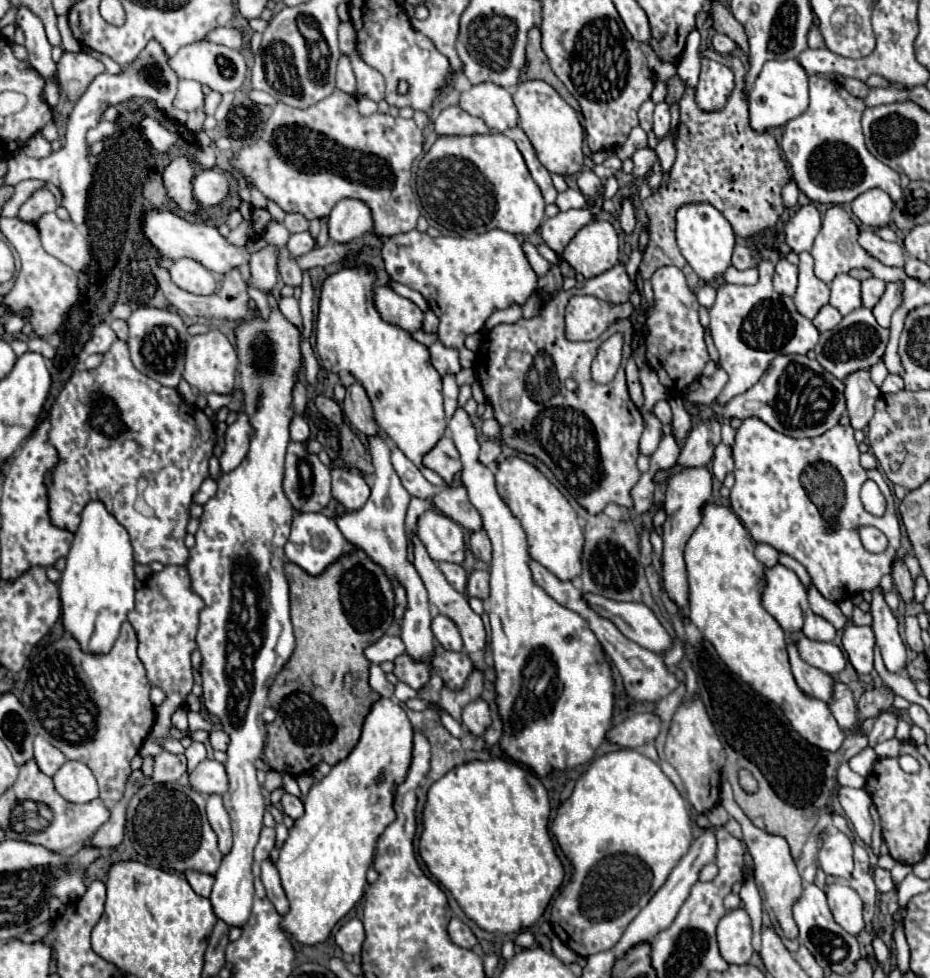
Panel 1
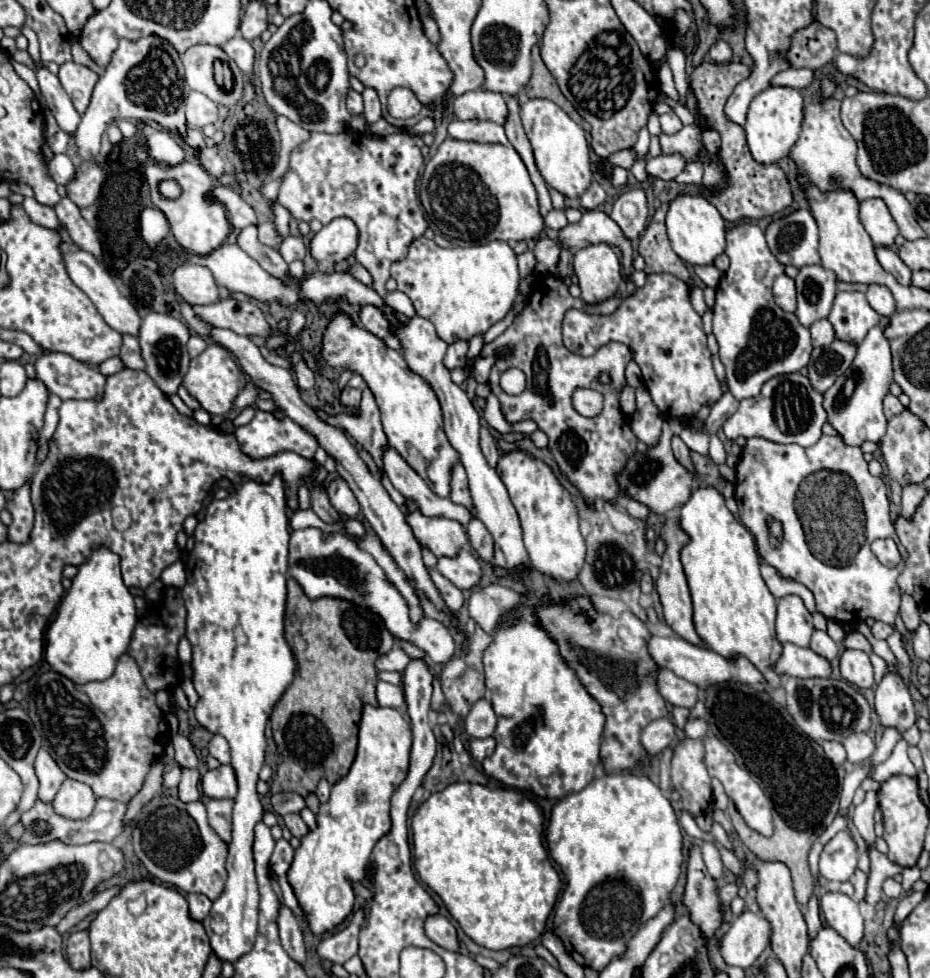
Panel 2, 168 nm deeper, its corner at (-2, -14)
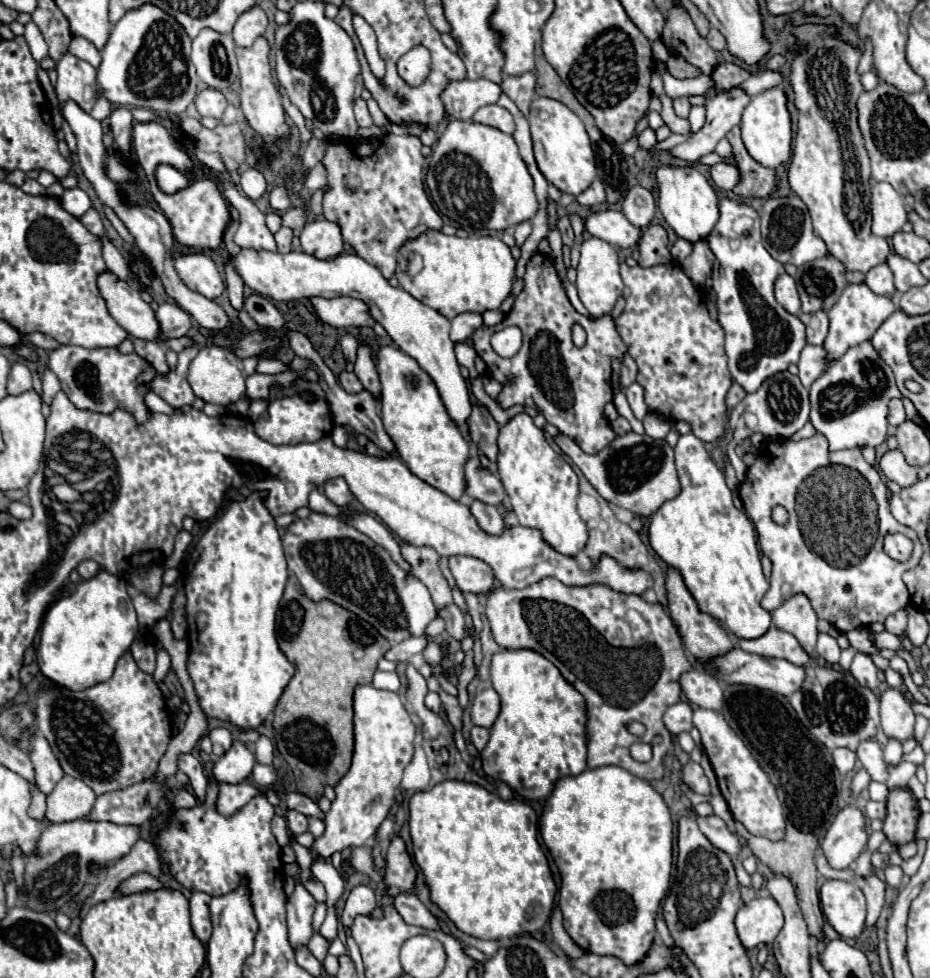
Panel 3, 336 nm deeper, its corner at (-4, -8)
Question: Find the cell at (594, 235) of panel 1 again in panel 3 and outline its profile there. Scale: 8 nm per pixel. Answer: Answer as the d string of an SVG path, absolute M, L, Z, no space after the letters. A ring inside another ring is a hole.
M588 238L580 244L580 262L578 262L578 278L576 278L576 288L578 288L578 296L582 300L582 304L586 306L586 310L594 316L606 316L612 314L616 300L622 296L622 278L620 278L620 260L618 260L618 252L612 244L600 240L600 238Z

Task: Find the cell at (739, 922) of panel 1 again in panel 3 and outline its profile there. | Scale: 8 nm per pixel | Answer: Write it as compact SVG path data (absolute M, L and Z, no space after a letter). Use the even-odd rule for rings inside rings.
M770 896L752 898L742 904L736 914L736 930L744 948L756 948L758 944L770 944L784 926L784 916L778 902Z

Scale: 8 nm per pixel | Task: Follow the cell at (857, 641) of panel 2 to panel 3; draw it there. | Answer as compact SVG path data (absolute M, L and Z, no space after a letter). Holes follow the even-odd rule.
M884 630L884 632L876 634L876 646L878 646L878 648L890 648L890 650L898 652L898 650L902 648L902 640L900 640L896 634Z

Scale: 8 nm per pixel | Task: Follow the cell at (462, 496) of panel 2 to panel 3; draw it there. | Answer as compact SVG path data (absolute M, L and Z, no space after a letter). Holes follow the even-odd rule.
M472 456L466 464L466 480L468 480L468 486L466 486L466 492L476 498L476 500L482 500L486 504L492 504L492 506L502 506L504 504L504 498L506 498L506 492L504 492L504 486L498 478L496 472L492 470L480 470L480 458Z

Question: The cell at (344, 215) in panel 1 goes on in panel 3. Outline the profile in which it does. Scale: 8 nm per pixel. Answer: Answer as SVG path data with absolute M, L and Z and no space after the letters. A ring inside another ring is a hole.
M314 220L302 230L302 250L320 260L334 258L342 252L340 226L328 220Z

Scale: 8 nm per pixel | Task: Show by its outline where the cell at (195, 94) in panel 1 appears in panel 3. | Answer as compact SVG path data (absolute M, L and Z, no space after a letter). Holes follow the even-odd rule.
M204 88L196 96L196 108L198 108L200 116L212 116L212 118L220 120L226 106L228 106L228 102L226 102L226 98L224 98L224 94L220 90Z

